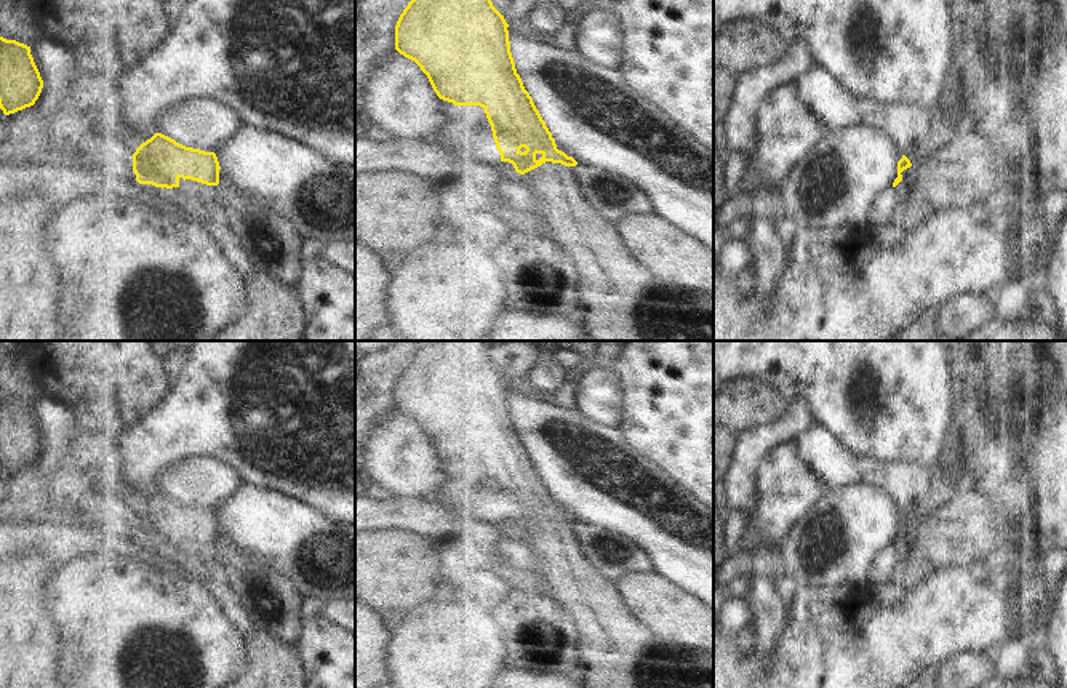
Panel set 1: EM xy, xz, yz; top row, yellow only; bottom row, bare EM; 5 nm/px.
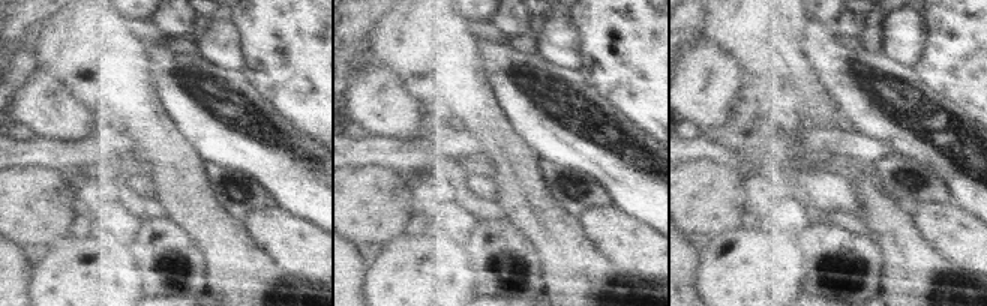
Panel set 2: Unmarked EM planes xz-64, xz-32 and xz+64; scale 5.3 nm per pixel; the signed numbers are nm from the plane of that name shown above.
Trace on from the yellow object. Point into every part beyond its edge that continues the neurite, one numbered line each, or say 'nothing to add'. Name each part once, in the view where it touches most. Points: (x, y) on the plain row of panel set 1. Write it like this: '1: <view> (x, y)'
1: xy (187, 544)

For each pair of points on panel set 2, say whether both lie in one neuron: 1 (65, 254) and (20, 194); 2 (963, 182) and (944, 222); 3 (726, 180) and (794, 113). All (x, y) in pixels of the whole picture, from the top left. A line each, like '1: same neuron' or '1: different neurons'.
1: different neurons
2: different neurons
3: different neurons

